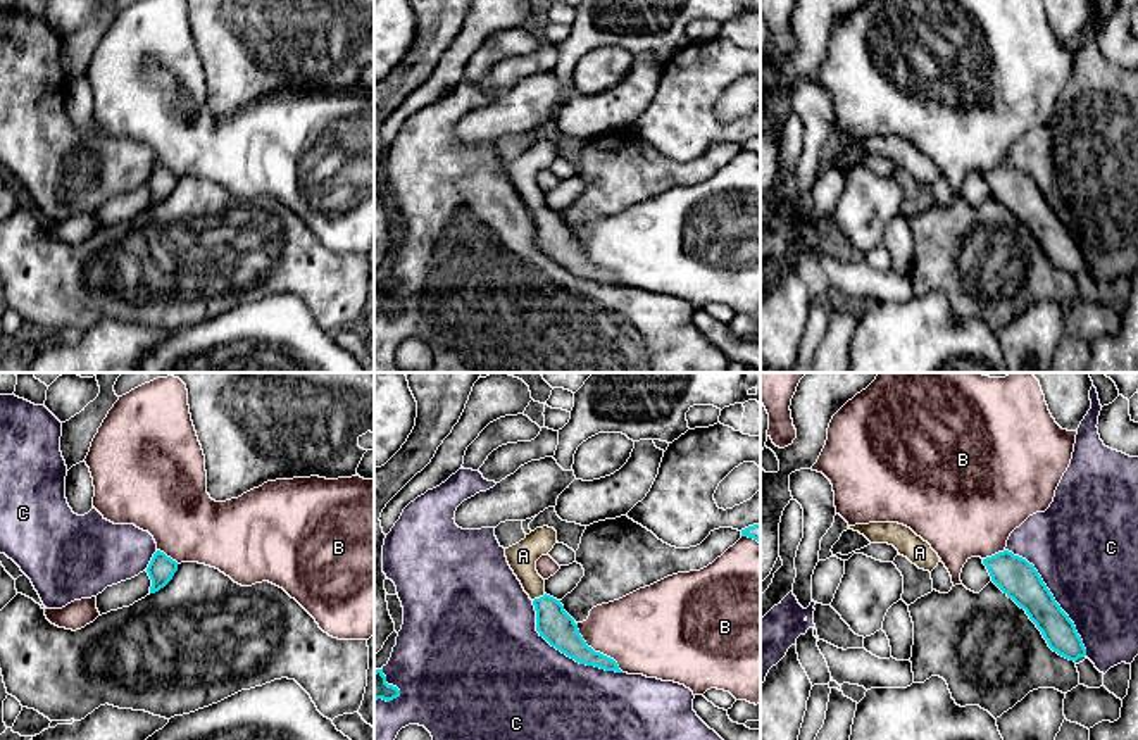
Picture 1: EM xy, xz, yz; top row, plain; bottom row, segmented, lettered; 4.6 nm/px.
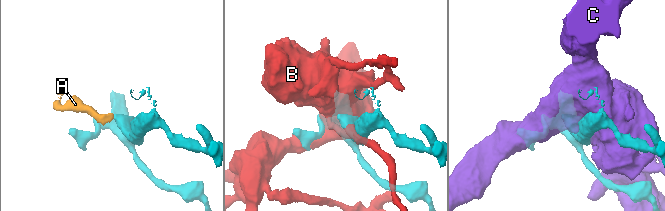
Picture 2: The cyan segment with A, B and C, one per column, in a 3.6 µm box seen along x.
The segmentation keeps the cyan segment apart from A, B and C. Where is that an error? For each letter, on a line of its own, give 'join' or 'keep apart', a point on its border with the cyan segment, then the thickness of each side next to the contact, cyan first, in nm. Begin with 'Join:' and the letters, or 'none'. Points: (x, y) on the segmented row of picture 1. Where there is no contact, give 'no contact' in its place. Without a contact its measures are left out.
Join: A
A: join | xz (540, 597) | 160/140 nm
B: keep apart | xz (594, 651) | 160/380 nm
C: keep apart | xz (564, 652) | 160/480 nm

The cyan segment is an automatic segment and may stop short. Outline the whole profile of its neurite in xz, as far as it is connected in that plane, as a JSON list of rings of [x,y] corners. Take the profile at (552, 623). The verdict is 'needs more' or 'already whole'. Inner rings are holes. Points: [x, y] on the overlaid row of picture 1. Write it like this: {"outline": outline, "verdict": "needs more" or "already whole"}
{"outline": [[[543,526],[536,528],[519,543],[505,549],[505,557],[521,581],[524,592],[533,600],[536,611],[536,631],[552,647],[579,664],[595,666],[605,671],[622,673],[617,662],[586,645],[578,624],[564,611],[560,600],[545,593],[545,580],[536,571],[536,561],[557,543],[557,531]]], "verdict": "needs more"}

